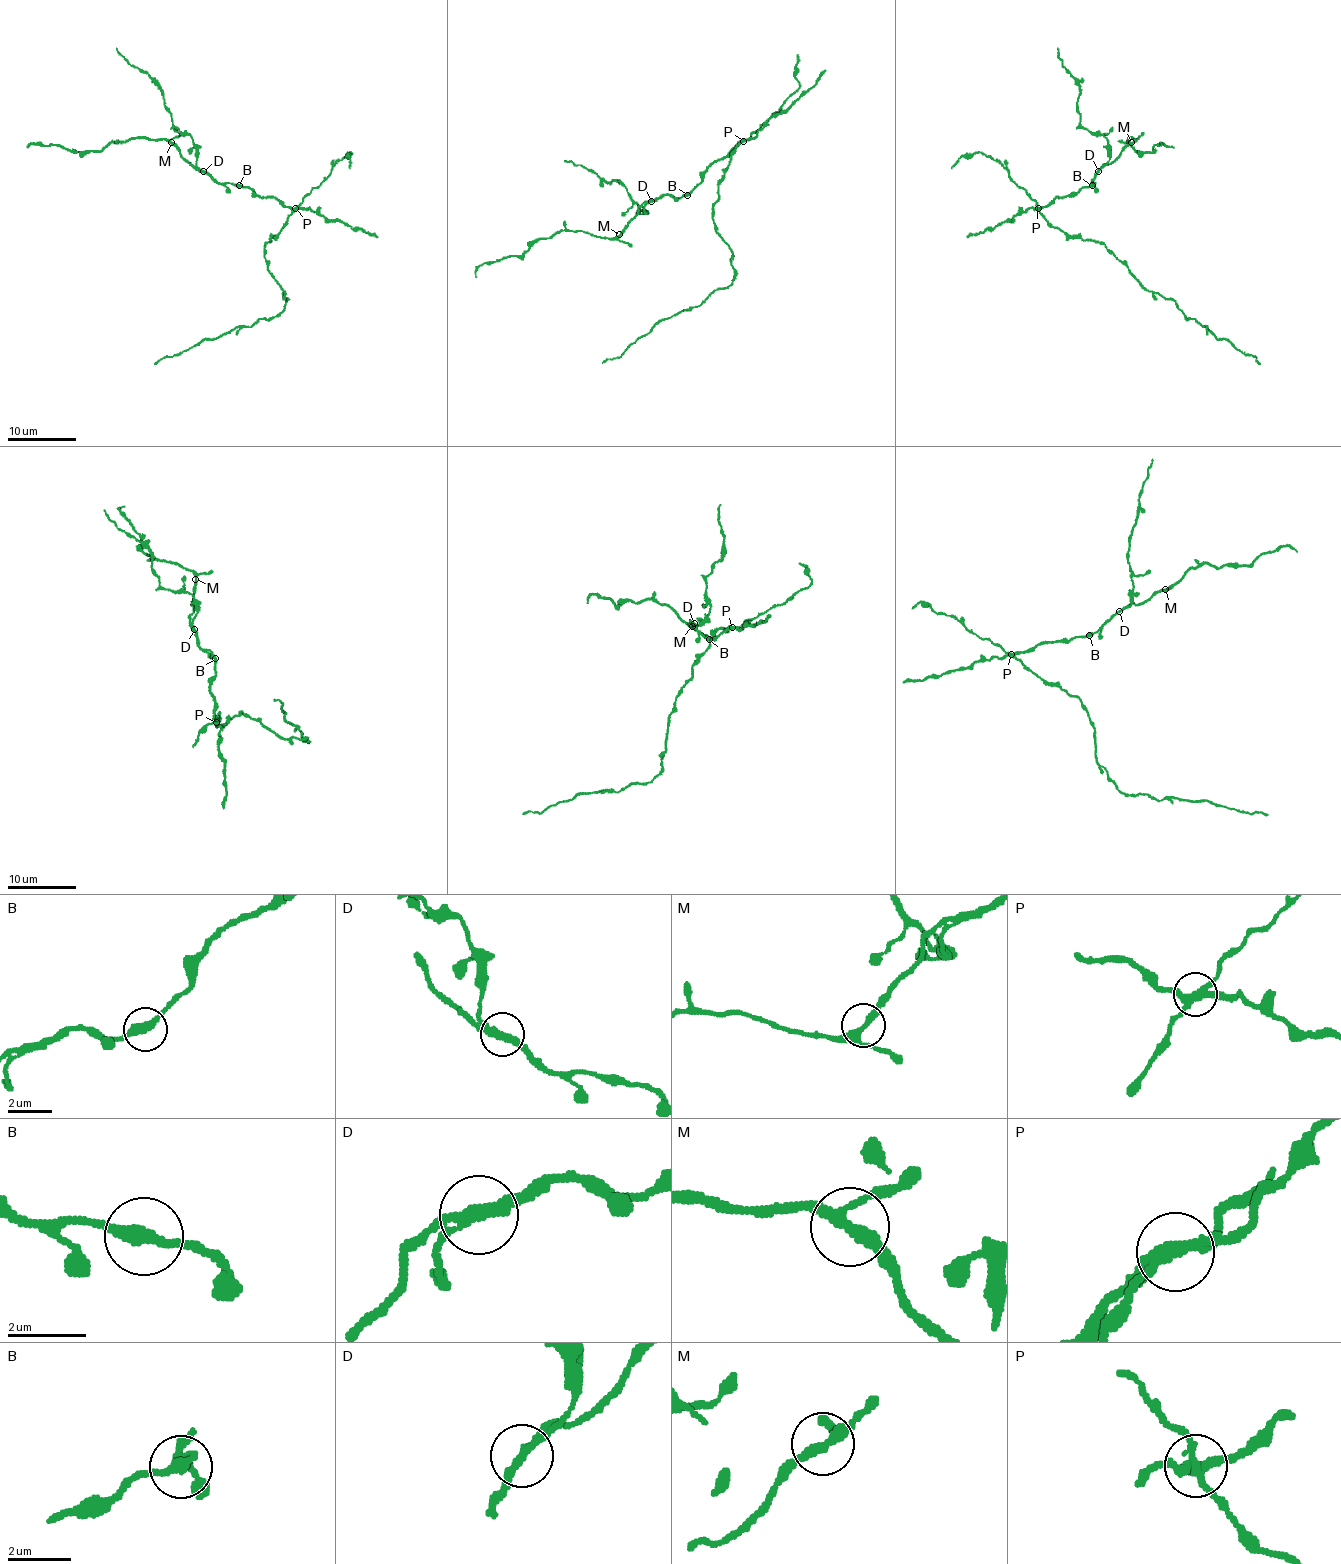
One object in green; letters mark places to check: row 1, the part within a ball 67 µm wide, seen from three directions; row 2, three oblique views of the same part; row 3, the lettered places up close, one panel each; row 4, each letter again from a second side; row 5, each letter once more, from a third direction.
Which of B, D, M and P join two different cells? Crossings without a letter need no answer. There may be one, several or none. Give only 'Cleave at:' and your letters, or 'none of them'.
Cleave at: D, P

